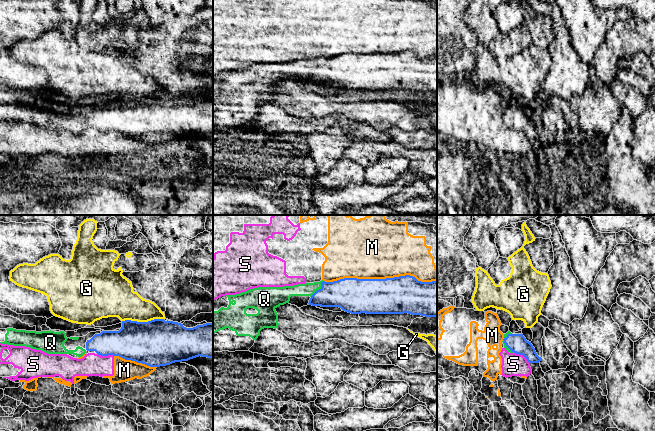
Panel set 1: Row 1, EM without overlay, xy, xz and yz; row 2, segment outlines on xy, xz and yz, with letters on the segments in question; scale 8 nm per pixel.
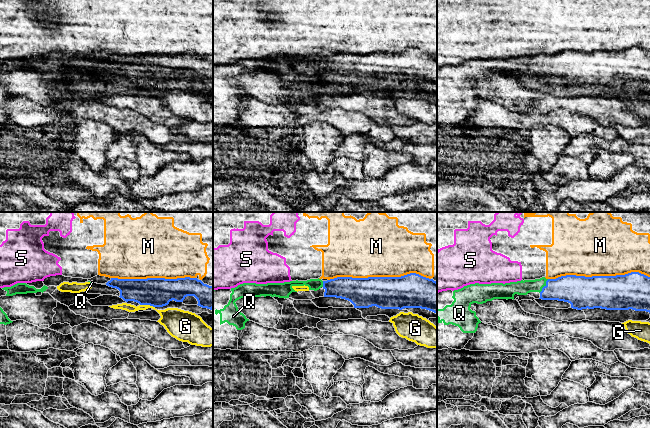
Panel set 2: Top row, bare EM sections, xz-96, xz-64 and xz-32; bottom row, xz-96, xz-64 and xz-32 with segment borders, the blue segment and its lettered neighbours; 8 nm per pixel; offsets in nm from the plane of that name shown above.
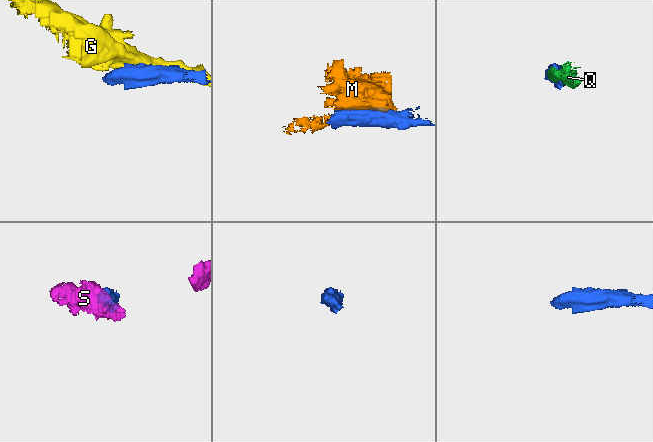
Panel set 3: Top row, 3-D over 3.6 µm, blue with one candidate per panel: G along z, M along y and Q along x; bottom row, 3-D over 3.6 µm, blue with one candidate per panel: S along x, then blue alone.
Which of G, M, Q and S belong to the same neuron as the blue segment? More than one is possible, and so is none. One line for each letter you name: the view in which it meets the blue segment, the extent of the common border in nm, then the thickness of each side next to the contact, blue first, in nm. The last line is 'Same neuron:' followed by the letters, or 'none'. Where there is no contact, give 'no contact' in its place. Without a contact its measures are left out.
Q: xz | 170 nm | 260/110 nm
Same neuron: Q

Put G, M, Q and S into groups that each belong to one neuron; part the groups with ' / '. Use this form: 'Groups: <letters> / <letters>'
Groups: G / M S / Q

